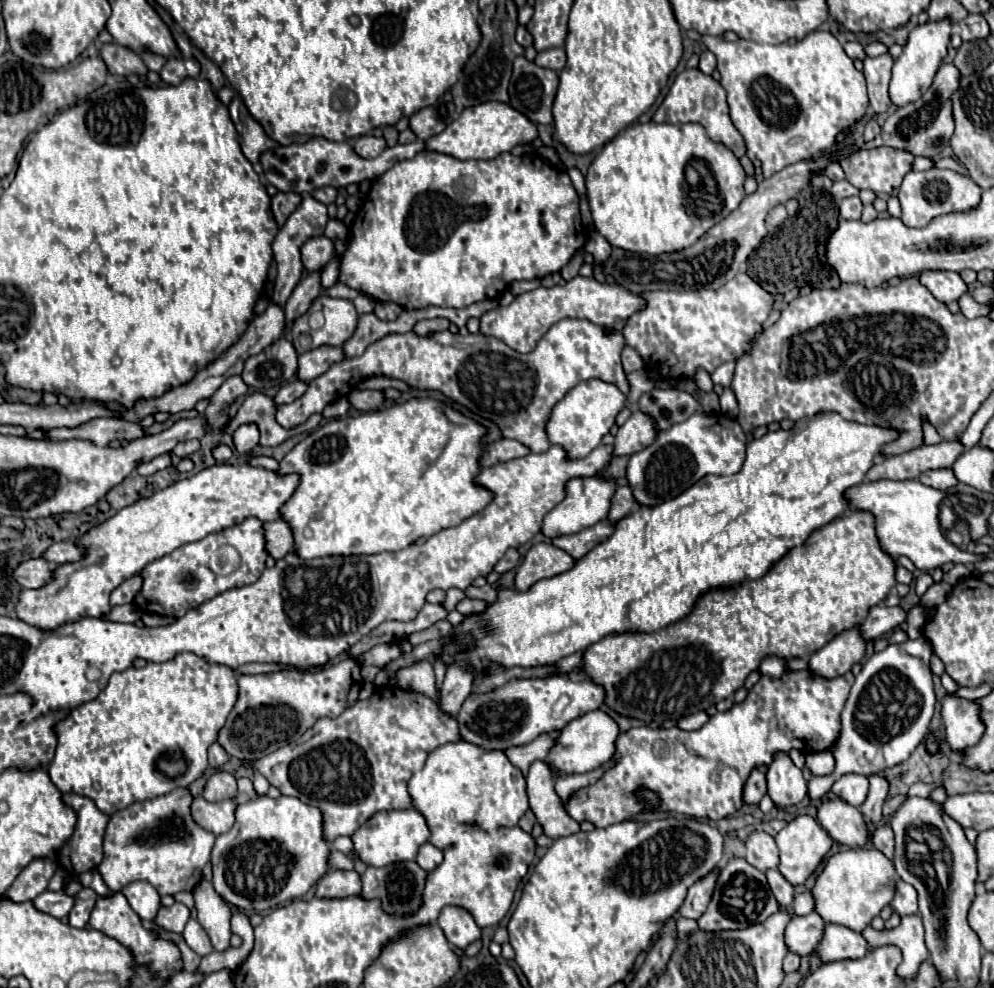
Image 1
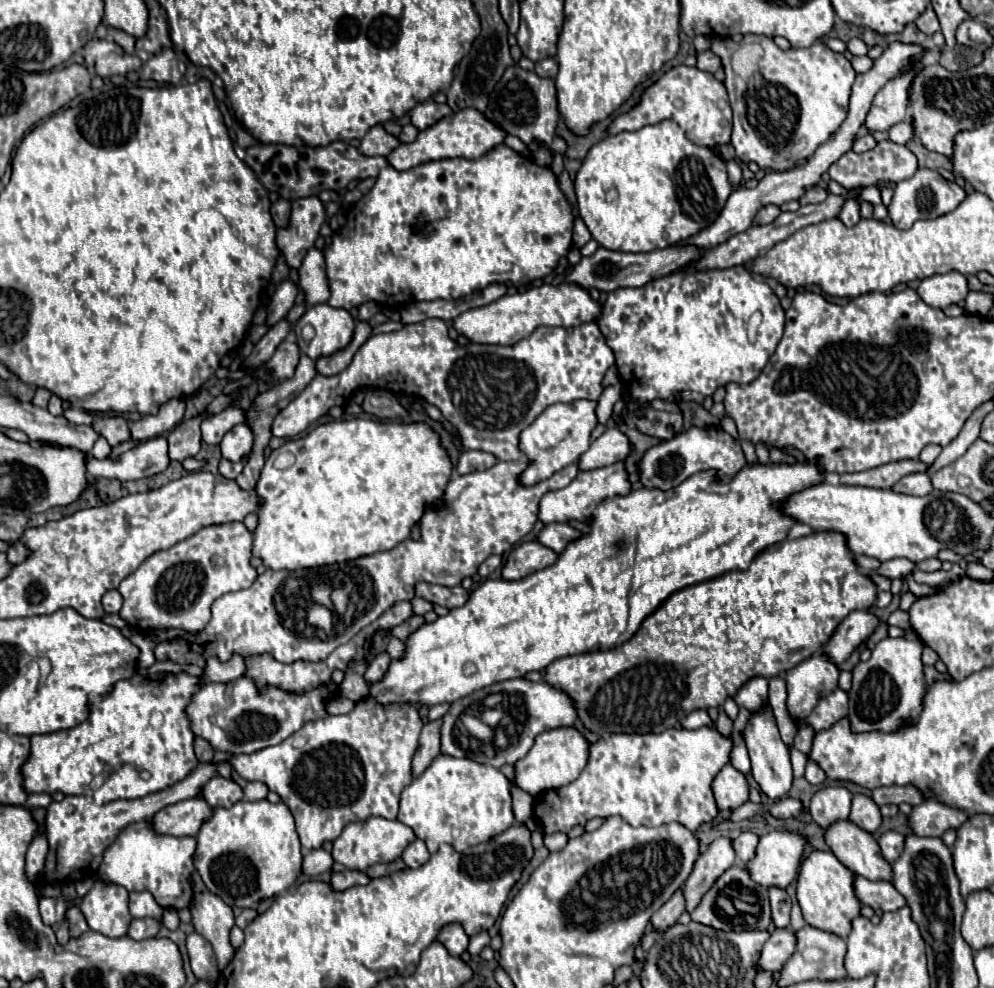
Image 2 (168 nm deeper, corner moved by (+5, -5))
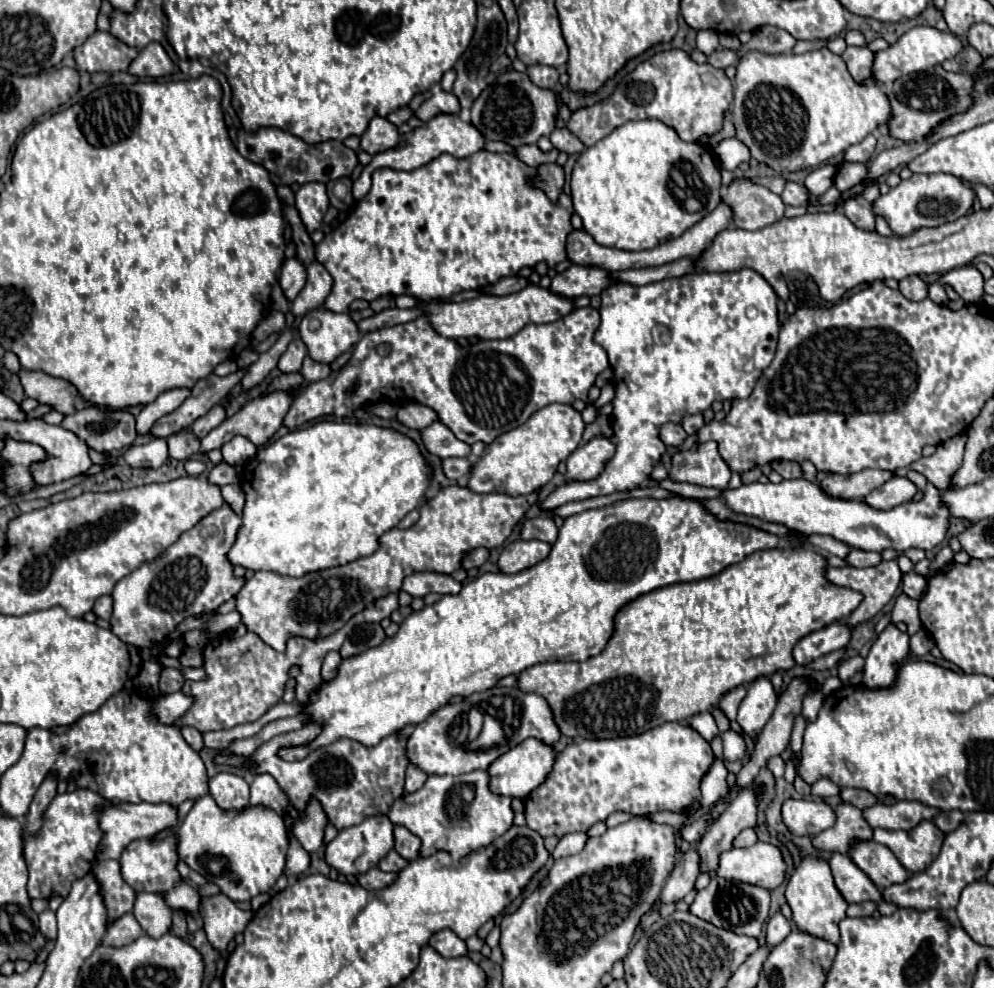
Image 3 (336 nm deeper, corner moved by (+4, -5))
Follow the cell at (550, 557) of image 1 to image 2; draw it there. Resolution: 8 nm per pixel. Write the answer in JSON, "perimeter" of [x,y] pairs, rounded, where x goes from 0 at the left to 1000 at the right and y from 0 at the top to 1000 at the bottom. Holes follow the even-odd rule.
{"perimeter":[[[529,548],[523,550],[521,554],[517,554],[505,574],[505,584],[511,588],[529,584],[531,580],[543,578],[551,572],[555,572],[555,568],[559,568],[559,560],[547,552],[543,552],[541,548]]]}

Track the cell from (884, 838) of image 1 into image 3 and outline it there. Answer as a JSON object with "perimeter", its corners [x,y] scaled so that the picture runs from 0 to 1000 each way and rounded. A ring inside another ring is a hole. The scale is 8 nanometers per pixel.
{"perimeter":[[[929,831],[914,843],[880,839],[878,851],[894,857],[914,884],[923,884],[931,882],[943,869],[949,845],[939,831]]]}

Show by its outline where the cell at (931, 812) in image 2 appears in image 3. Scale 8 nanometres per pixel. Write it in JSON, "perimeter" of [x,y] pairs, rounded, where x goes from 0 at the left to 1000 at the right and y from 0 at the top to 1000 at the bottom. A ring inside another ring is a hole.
{"perimeter":[[[902,811],[900,815],[878,815],[868,821],[874,835],[886,839],[921,839],[927,831],[939,831],[945,821],[925,811]]]}

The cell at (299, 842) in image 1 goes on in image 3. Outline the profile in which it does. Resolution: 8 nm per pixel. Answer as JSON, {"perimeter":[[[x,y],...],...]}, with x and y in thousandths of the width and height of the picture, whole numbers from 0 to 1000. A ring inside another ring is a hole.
{"perimeter":[[[212,805],[200,807],[190,825],[182,831],[178,847],[180,847],[178,863],[182,871],[186,871],[194,882],[202,884],[210,894],[216,894],[222,900],[222,904],[234,912],[253,912],[253,908],[269,904],[287,882],[289,859],[291,859],[289,839],[285,827],[281,823],[275,823],[275,819],[267,819],[265,815],[222,821]]]}

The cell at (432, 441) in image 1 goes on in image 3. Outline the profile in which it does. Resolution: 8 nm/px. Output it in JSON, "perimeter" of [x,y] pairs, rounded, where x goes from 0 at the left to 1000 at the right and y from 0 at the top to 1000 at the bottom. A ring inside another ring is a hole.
{"perimeter":[[[322,425],[263,452],[255,467],[251,467],[242,483],[246,497],[244,533],[228,564],[234,572],[244,572],[246,576],[265,576],[291,584],[305,584],[313,578],[353,570],[361,564],[375,562],[381,556],[381,544],[399,533],[428,505],[432,491],[434,473],[420,448],[409,440],[365,427]]]}

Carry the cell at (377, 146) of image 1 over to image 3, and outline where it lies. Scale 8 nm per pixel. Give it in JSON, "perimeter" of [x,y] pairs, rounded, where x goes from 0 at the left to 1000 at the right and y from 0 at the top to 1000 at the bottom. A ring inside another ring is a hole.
{"perimeter":[[[385,118],[373,120],[369,133],[363,137],[363,153],[371,157],[385,155],[387,151],[395,151],[401,145],[401,135],[395,124]]]}

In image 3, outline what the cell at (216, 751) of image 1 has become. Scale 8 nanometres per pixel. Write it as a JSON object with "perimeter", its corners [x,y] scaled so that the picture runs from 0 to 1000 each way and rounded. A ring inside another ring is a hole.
{"perimeter":[[[182,736],[182,740],[184,740],[186,750],[188,750],[196,760],[202,760],[202,758],[204,758],[204,746],[202,746],[202,742],[200,742],[198,738],[194,738],[194,736]]]}

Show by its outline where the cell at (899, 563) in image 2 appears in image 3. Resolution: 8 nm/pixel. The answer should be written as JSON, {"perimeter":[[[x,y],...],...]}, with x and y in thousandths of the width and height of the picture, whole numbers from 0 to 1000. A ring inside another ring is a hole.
{"perimeter":[[[856,556],[856,560],[852,562],[852,570],[858,574],[878,574],[886,570],[886,562],[884,560],[872,560],[872,558],[864,558],[864,556]]]}

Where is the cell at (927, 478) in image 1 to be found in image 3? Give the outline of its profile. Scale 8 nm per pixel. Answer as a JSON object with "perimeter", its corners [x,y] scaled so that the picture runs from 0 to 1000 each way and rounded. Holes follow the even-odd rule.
{"perimeter":[[[898,483],[890,491],[880,495],[878,499],[874,499],[870,503],[870,507],[874,511],[878,511],[880,515],[896,515],[904,509],[916,507],[923,501],[923,497],[925,497],[923,491],[919,487],[914,487],[912,483]]]}

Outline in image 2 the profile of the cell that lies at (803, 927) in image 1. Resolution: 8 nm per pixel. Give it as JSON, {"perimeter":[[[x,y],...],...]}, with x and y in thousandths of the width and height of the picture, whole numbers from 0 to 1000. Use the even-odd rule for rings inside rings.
{"perimeter":[[[779,940],[775,944],[773,952],[767,959],[765,971],[763,971],[763,983],[785,983],[785,977],[797,967],[797,961],[801,961],[801,952],[797,952],[795,940]]]}

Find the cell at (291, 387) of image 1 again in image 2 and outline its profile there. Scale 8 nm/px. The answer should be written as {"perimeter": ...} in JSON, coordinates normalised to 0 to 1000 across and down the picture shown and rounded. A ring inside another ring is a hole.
{"perimeter":[[[237,430],[233,432],[223,448],[221,448],[221,456],[223,456],[223,463],[229,465],[229,467],[241,467],[243,463],[247,463],[254,454],[254,436],[249,434],[249,430]]]}

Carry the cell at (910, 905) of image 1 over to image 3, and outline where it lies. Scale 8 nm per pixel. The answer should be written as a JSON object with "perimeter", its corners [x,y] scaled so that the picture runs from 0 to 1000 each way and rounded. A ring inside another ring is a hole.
{"perimeter":[[[838,863],[834,873],[840,896],[852,914],[886,914],[886,900],[880,898],[880,894],[854,869],[854,865]]]}

